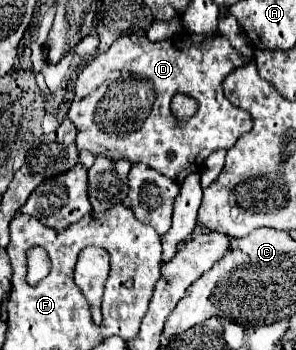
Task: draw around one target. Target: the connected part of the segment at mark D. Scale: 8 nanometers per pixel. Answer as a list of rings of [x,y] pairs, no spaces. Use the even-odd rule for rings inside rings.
[[[220,31],[206,35],[182,33],[158,43],[152,43],[146,35],[124,35],[116,39],[106,53],[96,55],[78,75],[78,93],[68,111],[70,121],[78,129],[78,149],[86,149],[92,155],[106,155],[108,159],[128,159],[130,163],[142,161],[176,183],[182,183],[188,173],[202,169],[204,149],[206,157],[216,149],[230,149],[244,133],[252,131],[252,115],[234,107],[222,91],[222,79],[248,61],[252,61],[252,57],[238,53]],[[176,93],[198,101],[198,111],[184,125],[176,123],[170,109]]]

